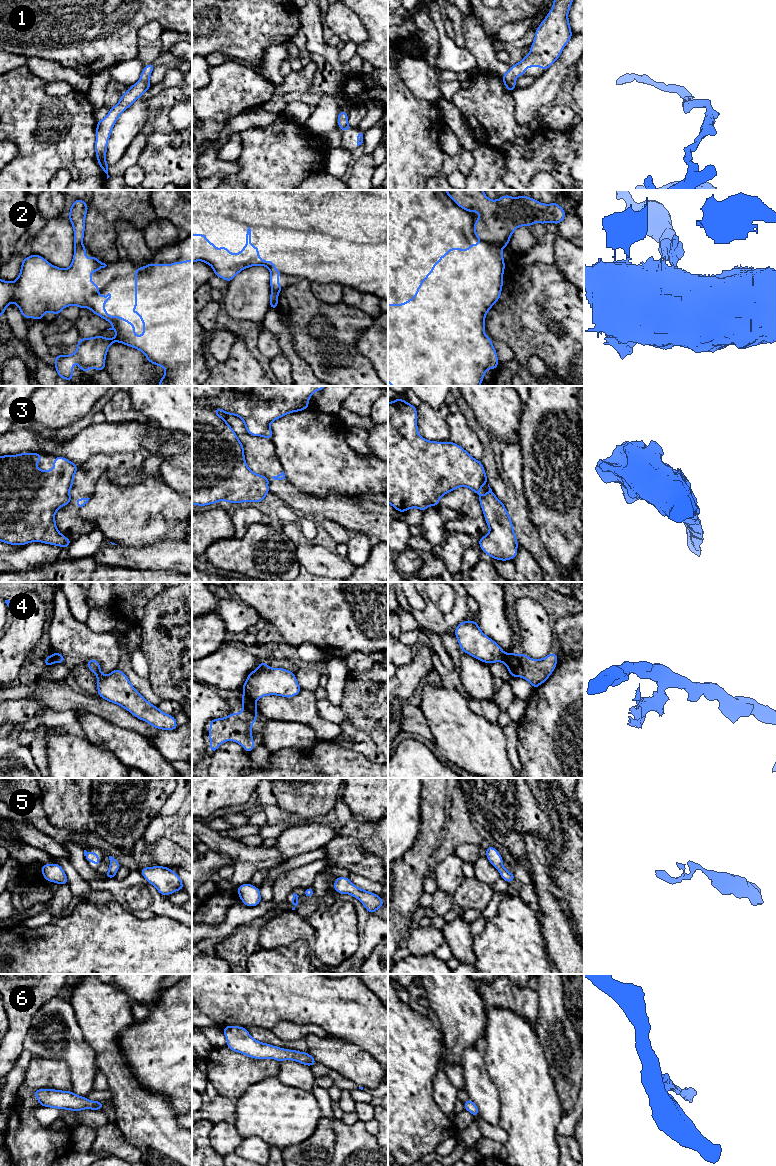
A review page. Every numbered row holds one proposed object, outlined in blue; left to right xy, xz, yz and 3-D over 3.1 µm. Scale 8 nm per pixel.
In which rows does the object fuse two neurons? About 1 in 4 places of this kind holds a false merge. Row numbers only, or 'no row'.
2, 3, 4

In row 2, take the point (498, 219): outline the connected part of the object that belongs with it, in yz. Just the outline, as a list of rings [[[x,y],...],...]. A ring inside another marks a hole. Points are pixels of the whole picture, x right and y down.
[[[445,190],[444,191],[460,208],[468,212],[478,212],[479,218],[475,221],[473,231],[475,236],[492,246],[503,248],[508,246],[513,232],[520,226],[531,226],[538,222],[559,224],[566,216],[565,210],[556,202],[543,204],[528,196],[519,195],[513,198],[504,195],[498,200],[489,199],[483,190]]]

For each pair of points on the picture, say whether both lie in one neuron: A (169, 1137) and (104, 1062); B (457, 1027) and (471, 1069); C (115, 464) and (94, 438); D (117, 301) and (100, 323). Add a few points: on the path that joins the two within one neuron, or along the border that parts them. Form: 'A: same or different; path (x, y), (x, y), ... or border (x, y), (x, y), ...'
A: same; path (150, 1118), (128, 1096), (121, 1081)
B: different; border (475, 1046), (469, 1046), (464, 1050), (459, 1064)
C: different; border (131, 452), (123, 454), (94, 454), (85, 461)
D: different; border (82, 308), (88, 308), (114, 325)

